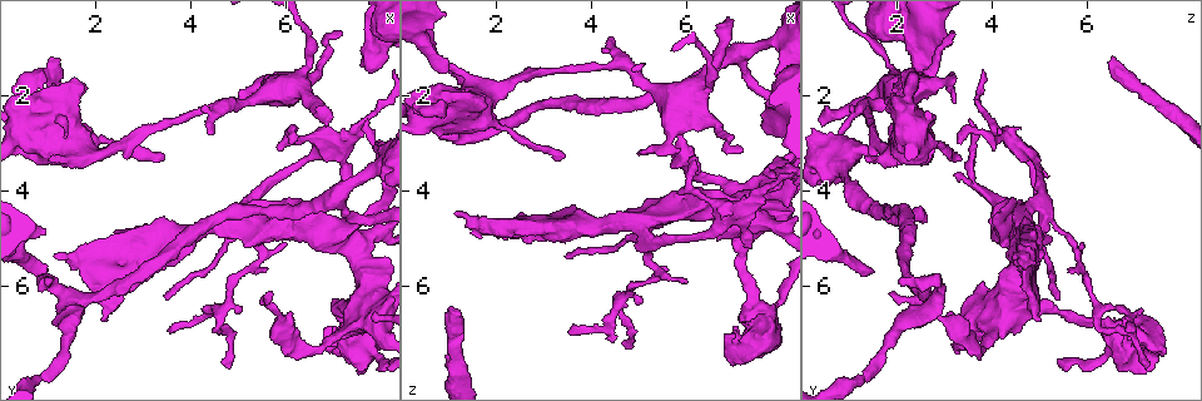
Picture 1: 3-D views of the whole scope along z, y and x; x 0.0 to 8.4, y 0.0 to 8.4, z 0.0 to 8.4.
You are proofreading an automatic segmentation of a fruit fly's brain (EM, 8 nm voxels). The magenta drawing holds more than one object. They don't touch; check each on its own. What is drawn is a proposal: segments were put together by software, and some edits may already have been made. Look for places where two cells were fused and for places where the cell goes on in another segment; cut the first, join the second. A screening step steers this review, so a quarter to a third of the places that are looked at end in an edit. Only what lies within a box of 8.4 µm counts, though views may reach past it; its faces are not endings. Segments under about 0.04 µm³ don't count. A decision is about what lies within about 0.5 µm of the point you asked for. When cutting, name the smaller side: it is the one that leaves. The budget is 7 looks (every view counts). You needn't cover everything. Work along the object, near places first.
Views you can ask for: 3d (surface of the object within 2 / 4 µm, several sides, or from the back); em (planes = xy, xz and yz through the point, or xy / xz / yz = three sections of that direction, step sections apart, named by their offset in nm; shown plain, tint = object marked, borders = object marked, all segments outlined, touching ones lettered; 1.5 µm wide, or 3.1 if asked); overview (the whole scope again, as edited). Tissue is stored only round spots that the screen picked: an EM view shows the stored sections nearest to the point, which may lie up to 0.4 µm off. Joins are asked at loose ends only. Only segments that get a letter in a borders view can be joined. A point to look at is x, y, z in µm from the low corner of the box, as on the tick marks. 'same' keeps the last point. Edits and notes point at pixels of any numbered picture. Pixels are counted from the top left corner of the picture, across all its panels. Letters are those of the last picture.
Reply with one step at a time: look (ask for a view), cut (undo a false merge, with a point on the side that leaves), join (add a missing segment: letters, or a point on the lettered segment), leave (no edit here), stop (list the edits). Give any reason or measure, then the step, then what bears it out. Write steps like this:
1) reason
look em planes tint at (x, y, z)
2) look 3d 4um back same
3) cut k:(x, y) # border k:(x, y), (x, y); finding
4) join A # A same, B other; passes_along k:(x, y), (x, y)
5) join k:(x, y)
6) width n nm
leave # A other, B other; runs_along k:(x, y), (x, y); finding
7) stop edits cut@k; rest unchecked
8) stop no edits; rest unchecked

free end
look 3d 4um back at (0.95, 5.70, 1.50)

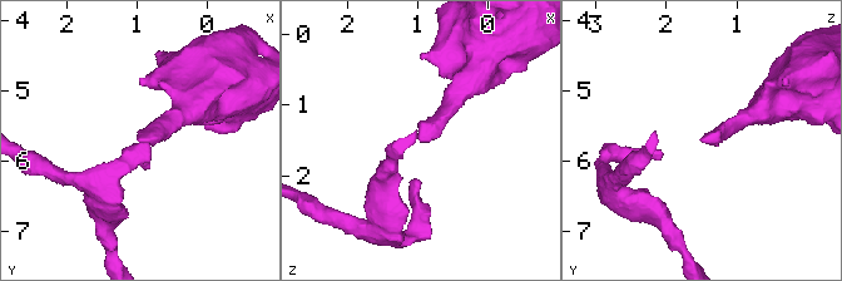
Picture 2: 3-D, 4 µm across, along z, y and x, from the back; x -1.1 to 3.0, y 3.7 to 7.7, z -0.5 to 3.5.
look em yz step 4 borders at (0.95, 5.65, 1.50)

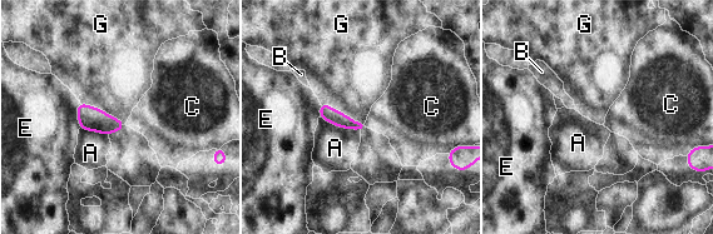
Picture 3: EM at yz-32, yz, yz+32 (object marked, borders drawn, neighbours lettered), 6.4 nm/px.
leave # A other, B other, C other, E other, G other; border 3:(80, 101), (97, 106), (125, 123); no lettered segment goes on from it

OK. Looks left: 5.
thin end
look em planes borders at (5.85, 3.10, 4.10)

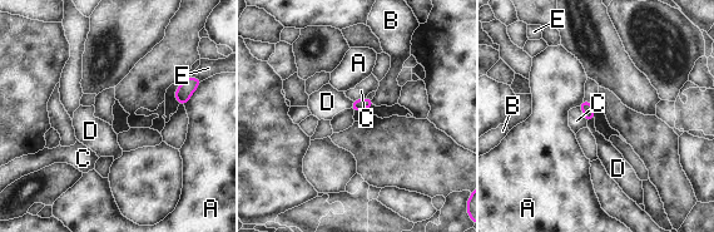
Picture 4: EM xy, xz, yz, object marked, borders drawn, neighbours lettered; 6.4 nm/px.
longest_contact A 170 nm
leave # A other, B other, C other, D other, E other; border 4:(353, 102), (348, 108); no lettered segment goes on from it

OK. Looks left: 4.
free end
look em planes borders at (4.50, 2.80, 0.90)

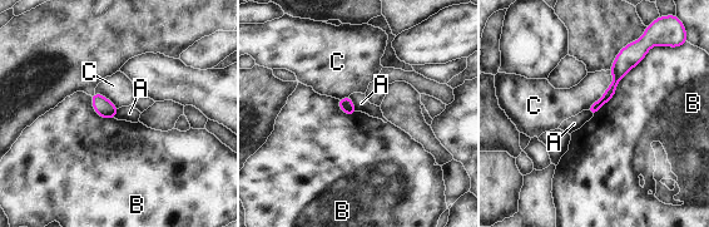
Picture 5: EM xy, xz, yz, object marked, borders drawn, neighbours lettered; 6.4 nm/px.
leave # A other, B other, C other; runs_along 5:(638, 53), (593, 110); none of them fits

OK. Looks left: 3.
stop no edits; rest unchecked

